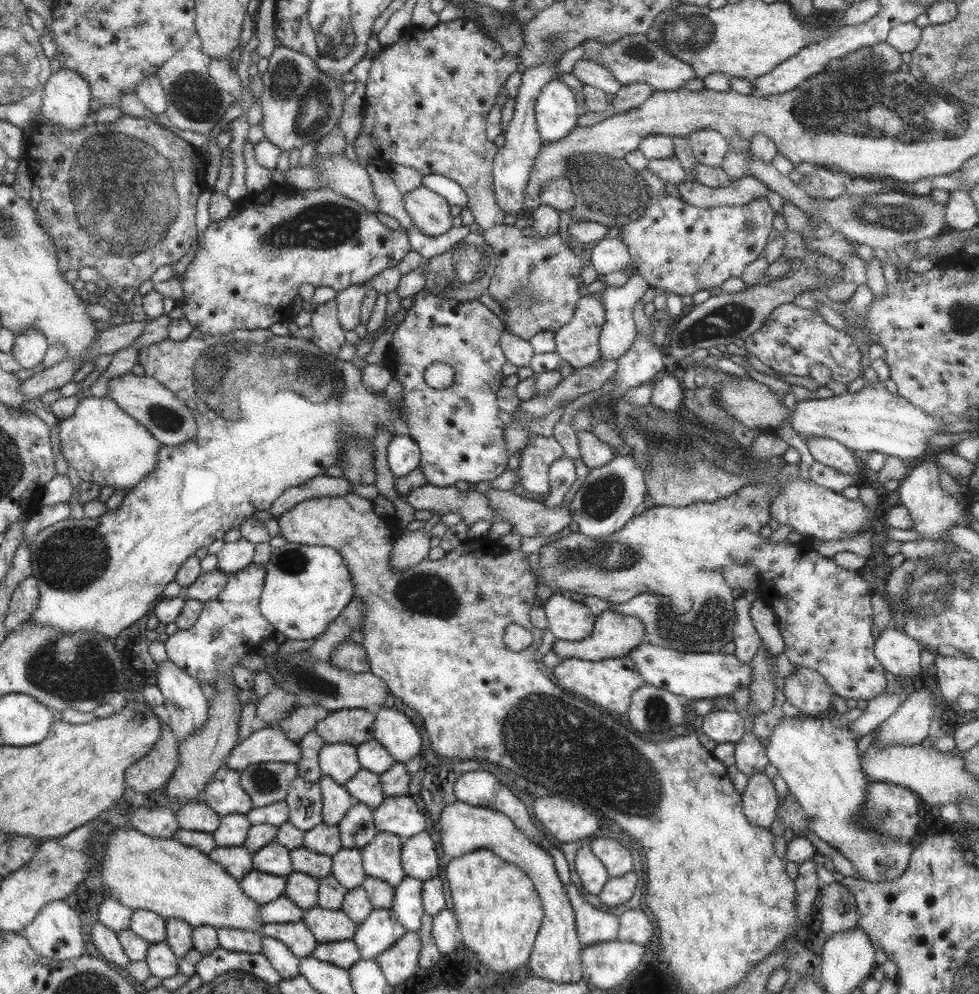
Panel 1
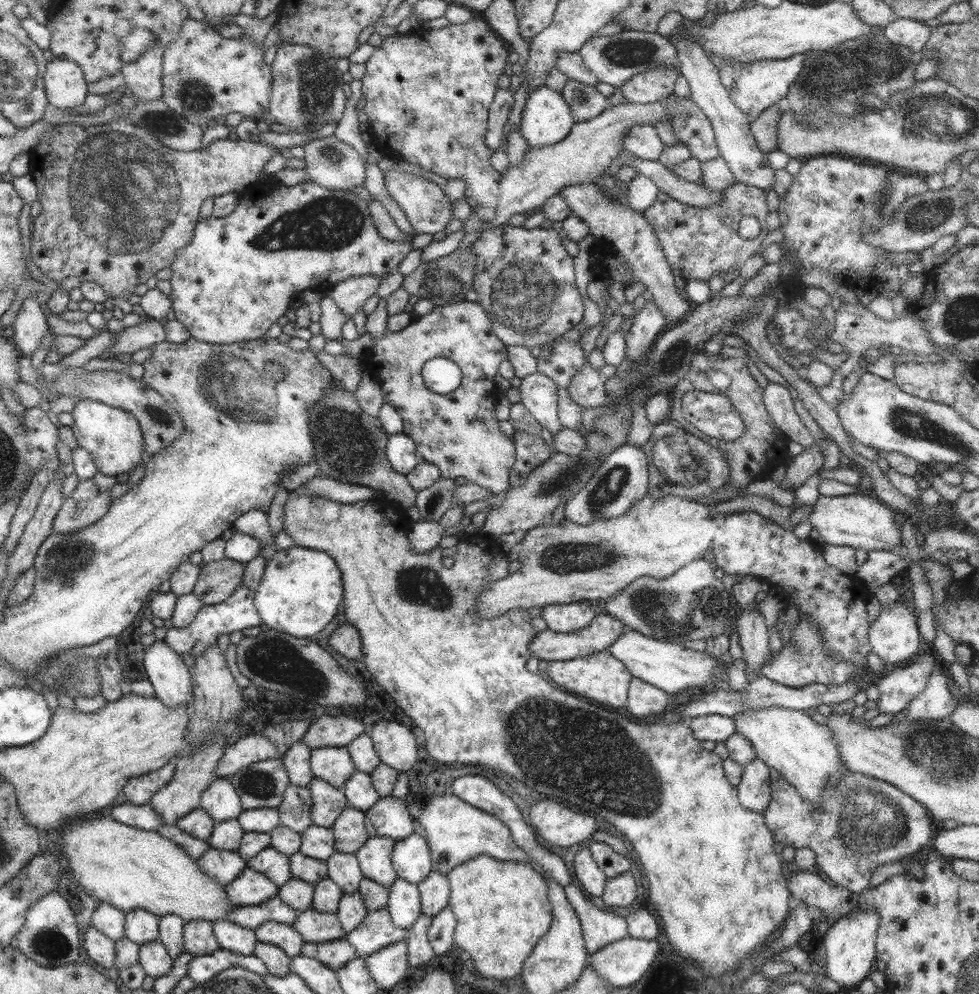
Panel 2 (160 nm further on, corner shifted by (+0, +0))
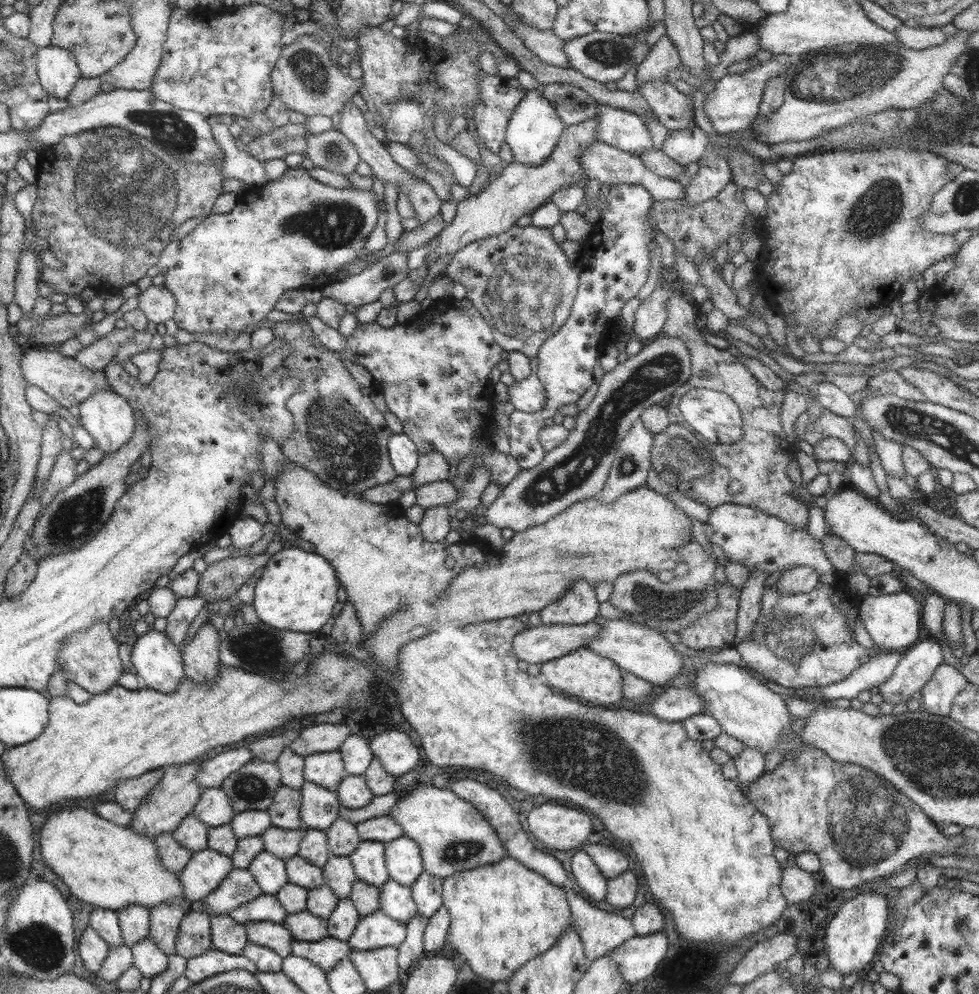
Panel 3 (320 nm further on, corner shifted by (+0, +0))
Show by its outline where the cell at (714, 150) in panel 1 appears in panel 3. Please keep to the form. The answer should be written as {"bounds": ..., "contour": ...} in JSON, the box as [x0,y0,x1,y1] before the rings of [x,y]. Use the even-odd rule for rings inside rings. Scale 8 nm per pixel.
{"bounds":[637,80,694,130],"contour":[[[653,80],[637,88],[656,119],[668,130],[694,127],[690,101],[666,80]]]}

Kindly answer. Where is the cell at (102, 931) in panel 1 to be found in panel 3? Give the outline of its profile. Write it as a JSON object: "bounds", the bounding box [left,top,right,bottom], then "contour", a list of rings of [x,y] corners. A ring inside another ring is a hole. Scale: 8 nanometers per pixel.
{"bounds":[78,926,111,973],"contour":[[[91,926],[86,927],[78,941],[78,954],[84,965],[95,973],[101,970],[111,949],[110,944]]]}

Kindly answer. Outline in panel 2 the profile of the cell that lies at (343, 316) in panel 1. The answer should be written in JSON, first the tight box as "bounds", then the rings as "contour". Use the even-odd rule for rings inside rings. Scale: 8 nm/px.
{"bounds":[323,274,389,319],"contour":[[[389,274],[381,276],[359,276],[335,284],[331,290],[324,292],[323,295],[333,300],[339,310],[348,319],[366,305],[366,301],[371,299],[378,291],[379,284]]]}

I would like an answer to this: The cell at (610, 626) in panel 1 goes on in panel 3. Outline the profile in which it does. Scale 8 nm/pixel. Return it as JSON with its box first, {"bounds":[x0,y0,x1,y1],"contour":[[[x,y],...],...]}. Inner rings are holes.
{"bounds":[512,622,599,664],"contour":[[[596,622],[529,626],[515,634],[512,649],[527,664],[546,663],[579,647],[586,648],[599,631]]]}

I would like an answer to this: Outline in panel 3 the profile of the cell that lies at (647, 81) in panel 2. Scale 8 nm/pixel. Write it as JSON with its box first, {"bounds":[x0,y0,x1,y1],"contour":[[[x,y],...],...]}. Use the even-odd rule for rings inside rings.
{"bounds":[636,35,681,88],"contour":[[[663,35],[650,46],[646,52],[646,58],[636,68],[636,86],[639,88],[646,82],[653,80],[666,80],[667,75],[679,66],[681,57],[678,55],[678,48]]]}

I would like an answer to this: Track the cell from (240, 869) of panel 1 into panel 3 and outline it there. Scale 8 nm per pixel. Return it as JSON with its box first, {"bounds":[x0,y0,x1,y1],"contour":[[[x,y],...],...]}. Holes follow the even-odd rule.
{"bounds":[177,849,232,903],"contour":[[[214,849],[194,852],[177,874],[178,880],[182,882],[183,897],[190,903],[207,898],[218,889],[232,868],[230,857]]]}

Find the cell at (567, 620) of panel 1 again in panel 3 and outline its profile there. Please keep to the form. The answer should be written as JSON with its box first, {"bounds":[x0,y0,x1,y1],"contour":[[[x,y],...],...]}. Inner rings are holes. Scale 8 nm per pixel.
{"bounds":[541,579,597,625],"contour":[[[577,579],[553,603],[546,604],[541,611],[541,625],[585,624],[597,618],[597,593],[586,580]]]}

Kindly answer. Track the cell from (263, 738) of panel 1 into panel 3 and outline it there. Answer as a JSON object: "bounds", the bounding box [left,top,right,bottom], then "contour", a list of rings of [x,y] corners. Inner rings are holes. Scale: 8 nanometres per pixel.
{"bounds":[196,748,254,789],"contour":[[[247,748],[227,750],[217,754],[211,760],[202,762],[196,776],[199,789],[218,788],[227,776],[232,775],[239,768],[245,767],[254,758],[254,754]]]}

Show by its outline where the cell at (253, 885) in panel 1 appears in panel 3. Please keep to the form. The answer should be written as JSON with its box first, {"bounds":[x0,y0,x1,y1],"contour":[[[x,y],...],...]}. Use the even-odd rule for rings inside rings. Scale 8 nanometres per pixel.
{"bounds":[203,866,262,916],"contour":[[[233,866],[231,873],[222,880],[218,889],[203,899],[203,905],[211,915],[223,916],[261,895],[262,890],[252,873],[248,869],[237,869]]]}

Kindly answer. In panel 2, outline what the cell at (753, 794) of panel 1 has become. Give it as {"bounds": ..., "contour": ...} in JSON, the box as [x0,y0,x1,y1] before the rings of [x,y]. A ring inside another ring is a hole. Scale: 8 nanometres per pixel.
{"bounds":[736,759,771,813],"contour":[[[758,759],[745,764],[740,779],[741,782],[736,788],[742,807],[754,813],[763,813],[771,800],[767,765]]]}

